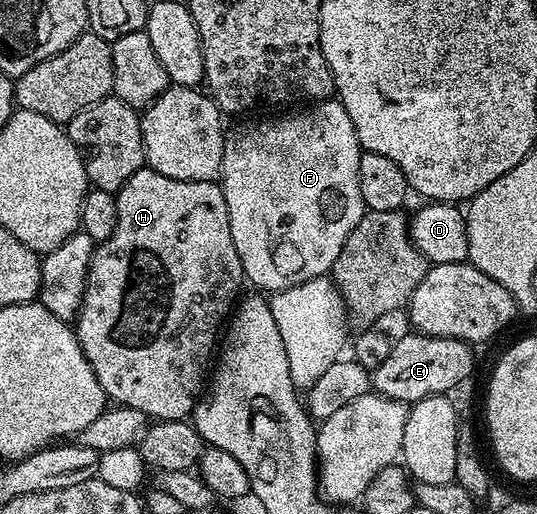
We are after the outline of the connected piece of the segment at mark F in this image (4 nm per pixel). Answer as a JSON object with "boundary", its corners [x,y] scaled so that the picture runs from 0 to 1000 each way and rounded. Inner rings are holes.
{"boundary":[[[631,193],[598,195],[594,202],[566,206],[546,218],[551,218],[546,226],[492,233],[486,241],[466,243],[464,249],[439,249],[434,257],[430,251],[417,267],[417,305],[410,331],[421,401],[428,416],[428,455],[436,463],[436,479],[443,486],[443,502],[451,510],[460,551],[493,560],[484,564],[499,572],[529,568],[534,560],[609,539],[622,510],[633,500],[644,463],[663,446],[682,411],[674,393],[674,370],[667,370],[667,315],[674,290],[667,276],[667,261],[659,261],[659,237],[652,237],[652,222],[644,222]]]}

